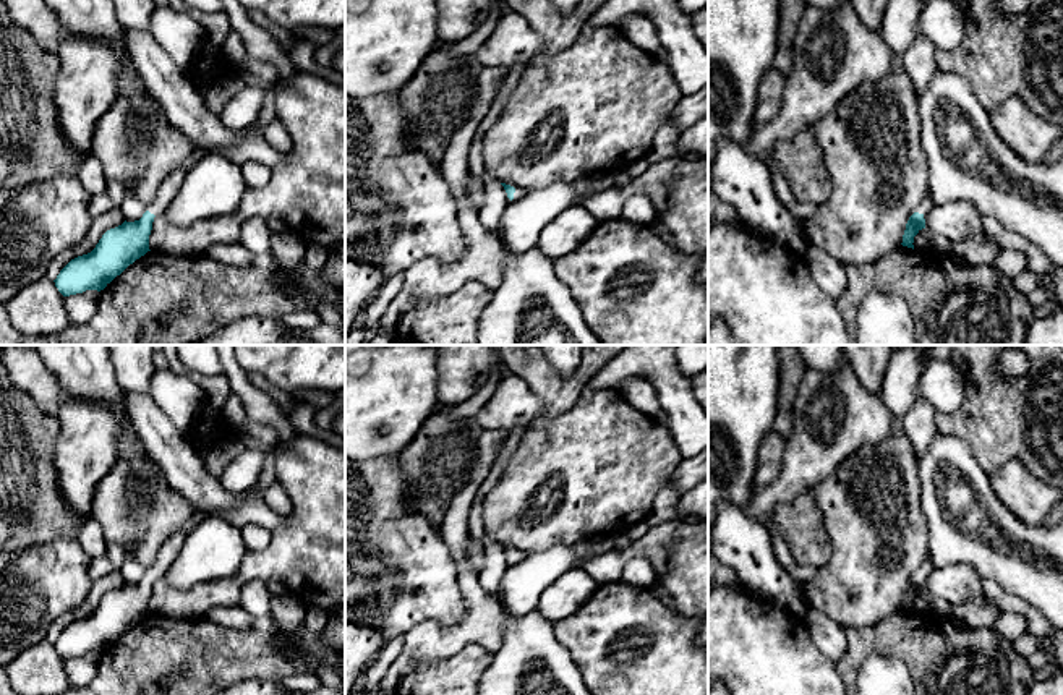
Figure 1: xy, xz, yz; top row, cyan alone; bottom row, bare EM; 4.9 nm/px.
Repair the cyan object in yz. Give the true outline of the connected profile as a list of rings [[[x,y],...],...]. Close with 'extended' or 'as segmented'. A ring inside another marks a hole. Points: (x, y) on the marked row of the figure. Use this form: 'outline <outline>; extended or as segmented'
outline [[[927,191],[924,199],[919,204],[919,209],[909,217],[907,224],[906,224],[906,230],[903,235],[903,246],[912,248],[914,249],[914,237],[925,228],[925,219],[924,214],[930,209],[932,206],[932,199],[930,199],[930,193]]]; extended

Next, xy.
outline [[[253,130],[248,131],[241,143],[232,147],[220,151],[196,149],[180,168],[173,170],[165,178],[151,207],[139,220],[125,220],[122,225],[107,230],[91,253],[71,259],[60,271],[53,280],[58,292],[63,296],[83,293],[86,290],[100,292],[130,264],[151,251],[149,235],[154,217],[167,209],[190,168],[207,152],[219,152],[238,165],[246,160],[254,160],[271,168],[290,157],[290,154],[275,151],[266,143],[263,134]]]; extended

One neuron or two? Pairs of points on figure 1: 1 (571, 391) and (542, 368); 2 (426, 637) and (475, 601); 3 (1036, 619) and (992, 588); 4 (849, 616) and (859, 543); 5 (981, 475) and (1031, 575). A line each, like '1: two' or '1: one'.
1: one
2: one
3: one
4: one
5: one

